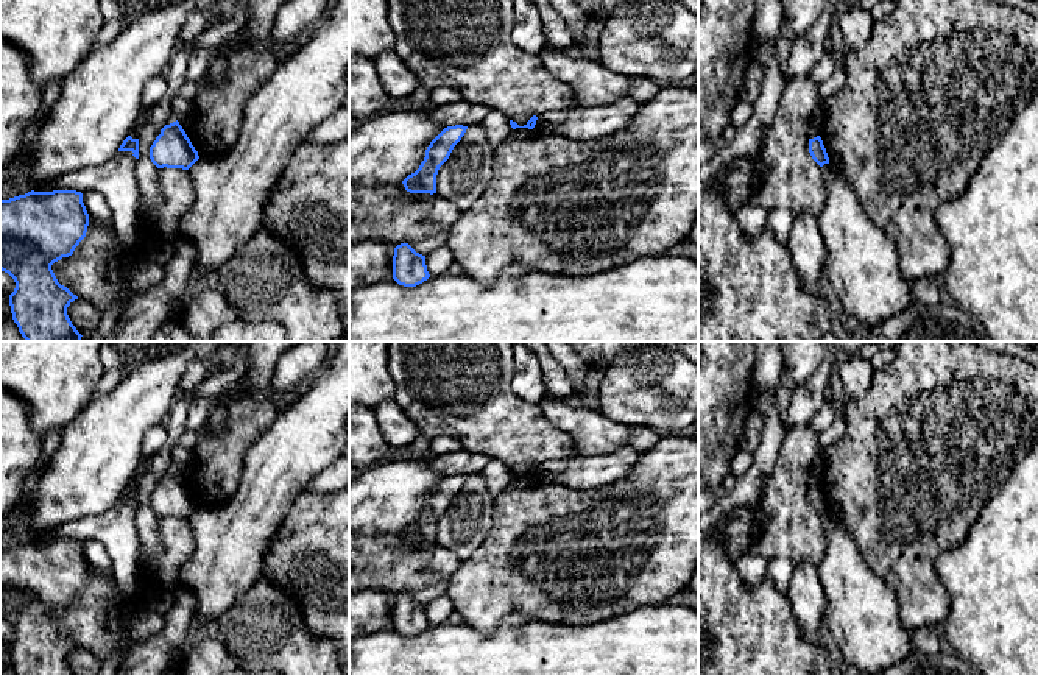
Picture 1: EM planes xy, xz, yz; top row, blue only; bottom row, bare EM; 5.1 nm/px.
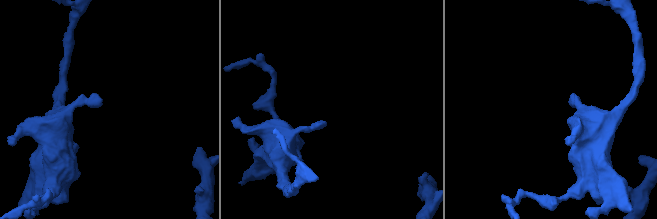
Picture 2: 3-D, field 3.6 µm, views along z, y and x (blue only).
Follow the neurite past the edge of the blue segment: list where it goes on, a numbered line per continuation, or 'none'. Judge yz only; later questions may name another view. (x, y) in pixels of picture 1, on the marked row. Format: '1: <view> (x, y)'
none

